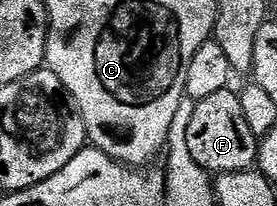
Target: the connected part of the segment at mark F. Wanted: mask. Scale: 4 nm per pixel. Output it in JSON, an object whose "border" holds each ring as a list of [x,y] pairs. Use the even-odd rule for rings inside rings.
{"border":[[[230,88],[195,102],[195,110],[189,119],[187,138],[193,159],[197,159],[199,166],[212,175],[246,173],[259,159],[260,138],[255,137],[253,131],[249,131],[245,114],[241,112],[239,94]]]}

